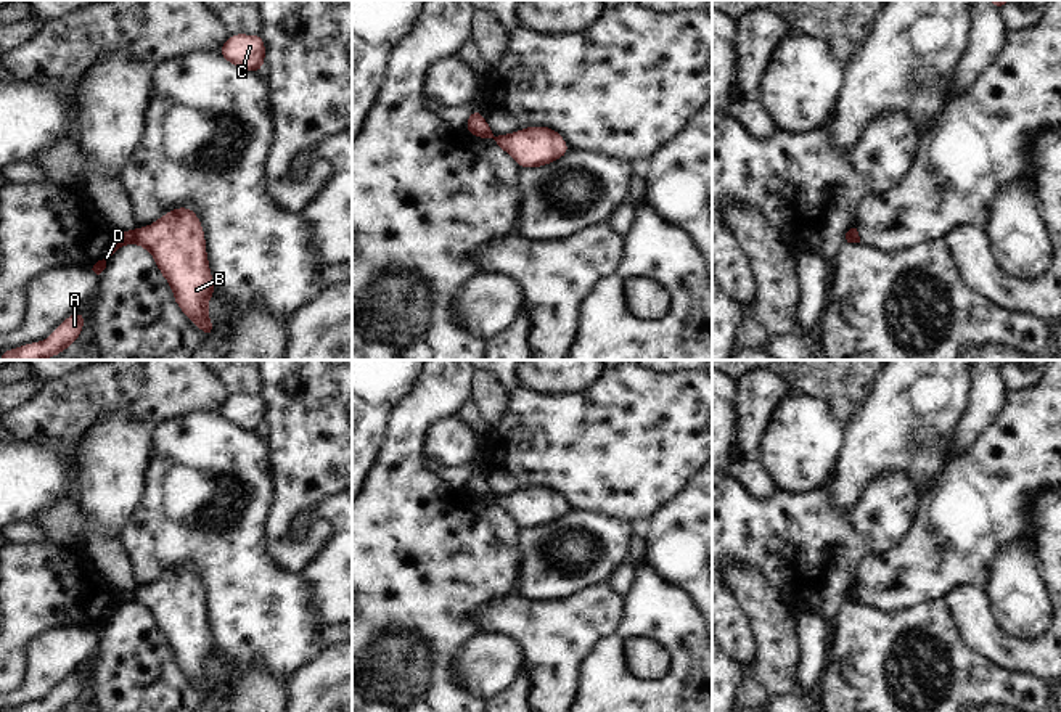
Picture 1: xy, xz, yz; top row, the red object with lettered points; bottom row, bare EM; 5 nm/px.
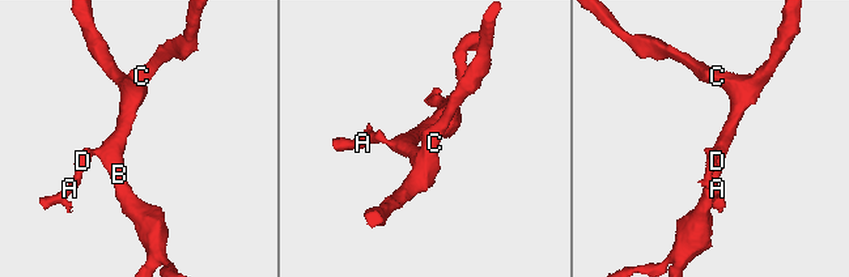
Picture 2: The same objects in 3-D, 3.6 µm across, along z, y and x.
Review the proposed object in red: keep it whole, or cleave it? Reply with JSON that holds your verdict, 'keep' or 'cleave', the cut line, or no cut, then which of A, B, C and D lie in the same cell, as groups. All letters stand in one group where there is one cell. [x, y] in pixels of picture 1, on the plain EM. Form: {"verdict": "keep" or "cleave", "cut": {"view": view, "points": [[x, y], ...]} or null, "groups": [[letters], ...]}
{"verdict": "cleave", "cut": {"view": "xy", "points": [[134, 590], [135, 601]]}, "groups": [["A", "D"], ["B", "C"]]}

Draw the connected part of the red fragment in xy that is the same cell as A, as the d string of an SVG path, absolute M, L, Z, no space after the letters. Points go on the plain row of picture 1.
M76 672L66 678L64 683L59 685L47 701L24 704L19 709L2 712L63 712L66 707L77 701L85 680L87 677L82 672Z

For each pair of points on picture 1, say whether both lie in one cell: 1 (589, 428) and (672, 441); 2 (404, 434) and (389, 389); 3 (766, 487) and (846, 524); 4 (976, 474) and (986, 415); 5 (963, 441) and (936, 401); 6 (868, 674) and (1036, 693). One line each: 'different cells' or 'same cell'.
1: same cell
2: different cells
3: different cells
4: different cells
5: different cells
6: same cell

